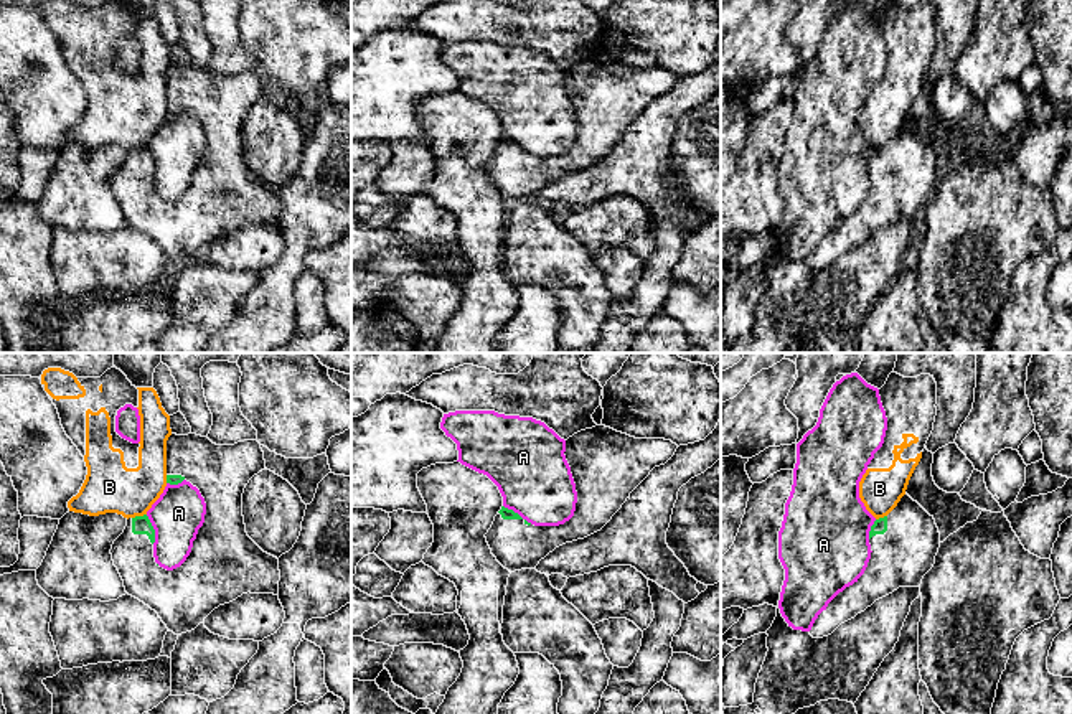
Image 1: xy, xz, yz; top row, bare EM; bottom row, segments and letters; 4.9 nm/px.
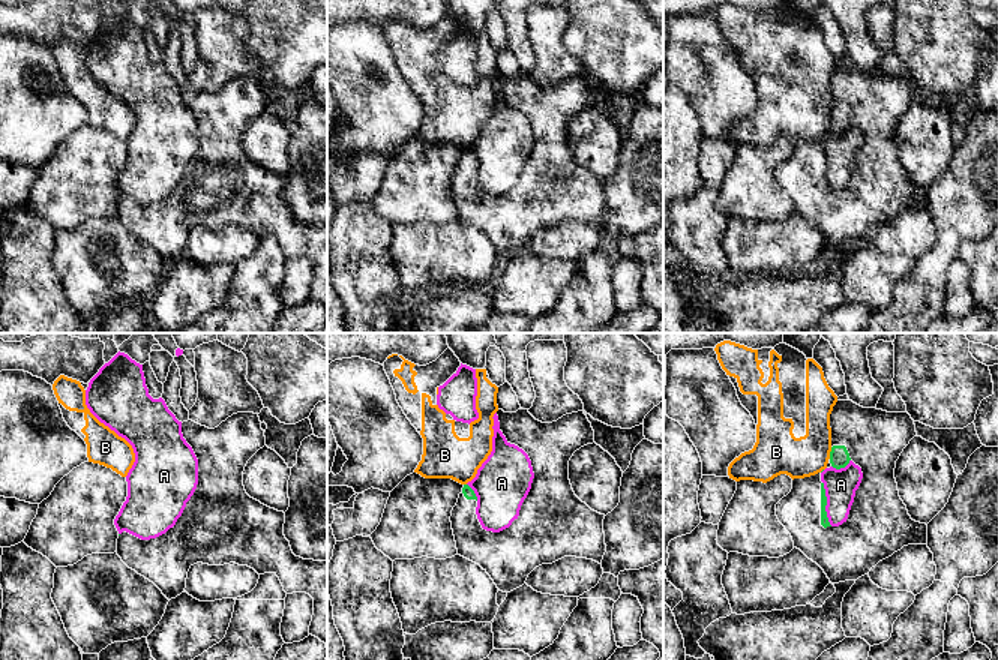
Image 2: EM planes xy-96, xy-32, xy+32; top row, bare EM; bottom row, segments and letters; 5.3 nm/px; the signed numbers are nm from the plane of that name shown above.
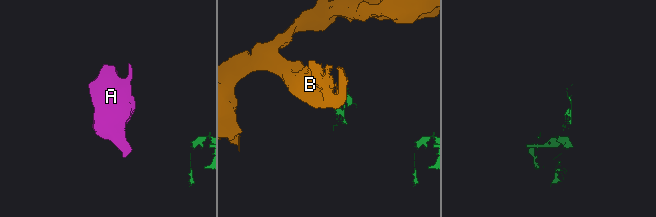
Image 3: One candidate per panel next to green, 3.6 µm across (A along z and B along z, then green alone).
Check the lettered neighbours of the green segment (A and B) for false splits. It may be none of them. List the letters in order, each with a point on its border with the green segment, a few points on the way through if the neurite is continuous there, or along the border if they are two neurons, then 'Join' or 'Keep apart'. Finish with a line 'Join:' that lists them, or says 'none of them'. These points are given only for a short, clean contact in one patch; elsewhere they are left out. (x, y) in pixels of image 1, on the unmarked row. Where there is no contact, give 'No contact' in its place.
A: Touches green at xy (154, 160). Keep apart
B: Touches green at xy (139, 147). Boundary: xy (145, 144), (132, 149). Keep apart
Join: none of them

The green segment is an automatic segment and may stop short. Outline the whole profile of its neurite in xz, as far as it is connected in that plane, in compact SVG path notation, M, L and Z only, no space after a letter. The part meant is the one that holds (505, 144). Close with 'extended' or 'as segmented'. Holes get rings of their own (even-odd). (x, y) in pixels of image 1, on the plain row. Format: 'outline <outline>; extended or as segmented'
outline M605 56L581 61L566 71L566 91L576 114L577 134L574 147L559 157L534 157L513 140L501 137L485 165L491 185L510 203L536 200L556 178L584 170L600 162L622 139L630 124L655 97L665 96L678 76L665 69L635 69Z; extended

